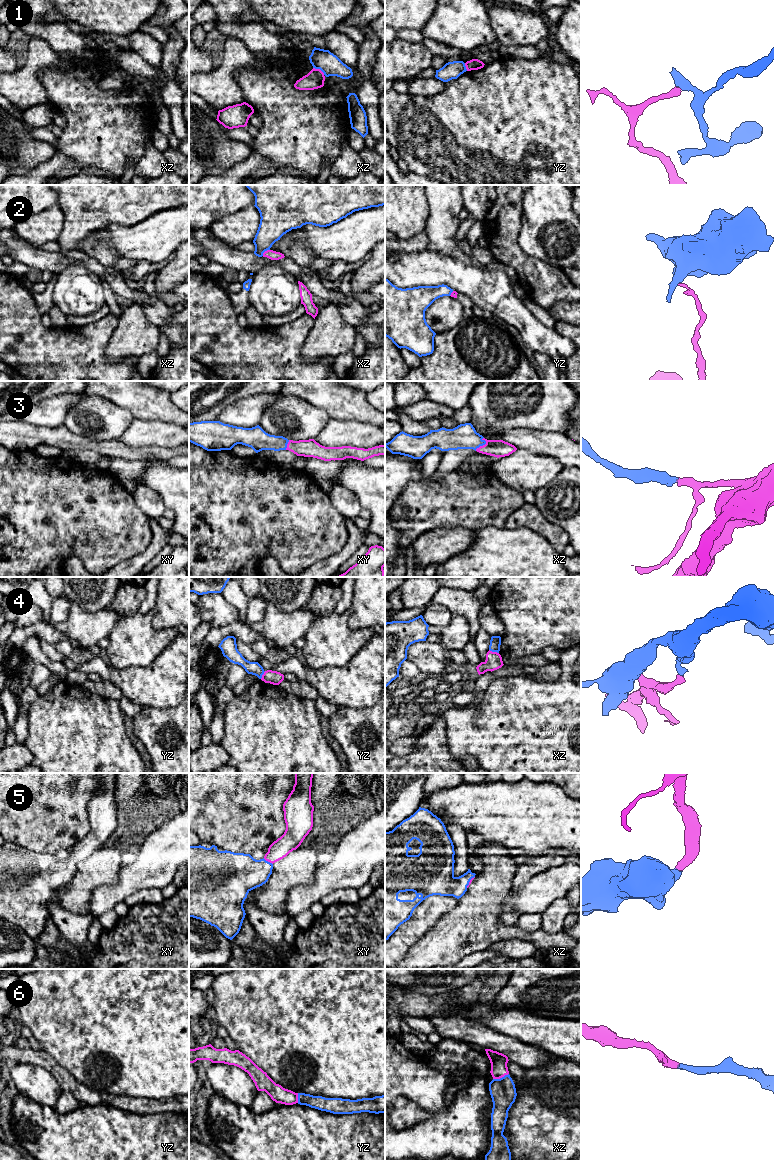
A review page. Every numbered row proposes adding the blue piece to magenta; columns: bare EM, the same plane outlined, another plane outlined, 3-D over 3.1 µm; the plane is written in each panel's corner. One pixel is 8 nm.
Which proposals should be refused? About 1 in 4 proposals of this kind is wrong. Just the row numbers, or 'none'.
1, 2, 4

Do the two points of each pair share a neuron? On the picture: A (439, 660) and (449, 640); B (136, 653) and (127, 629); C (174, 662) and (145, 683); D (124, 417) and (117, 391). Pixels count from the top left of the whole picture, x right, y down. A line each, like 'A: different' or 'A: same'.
A: different
B: same
C: same
D: different

